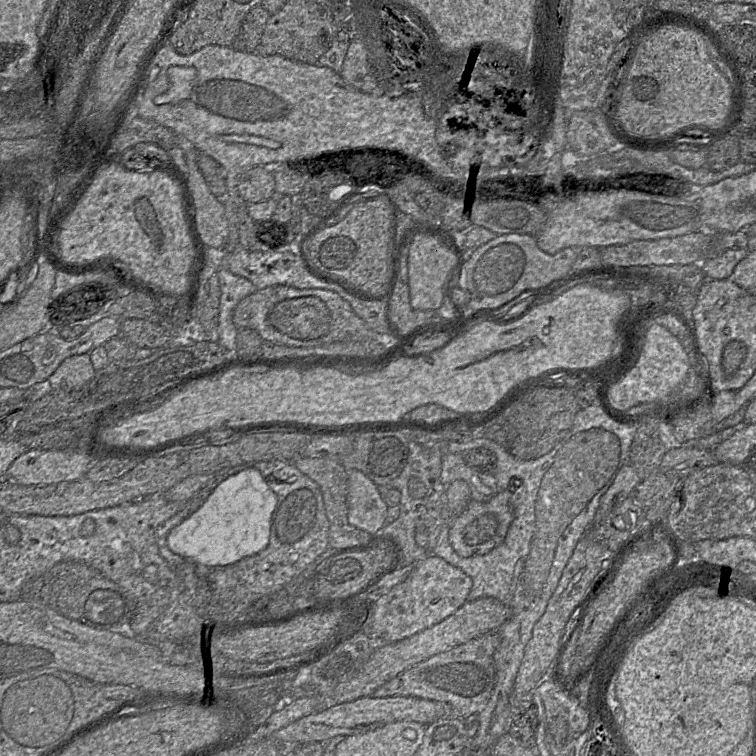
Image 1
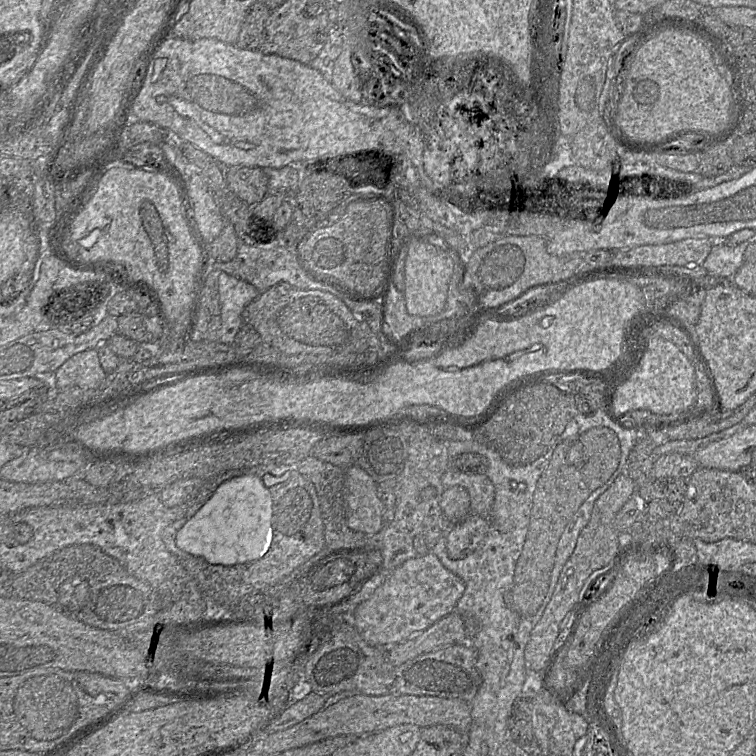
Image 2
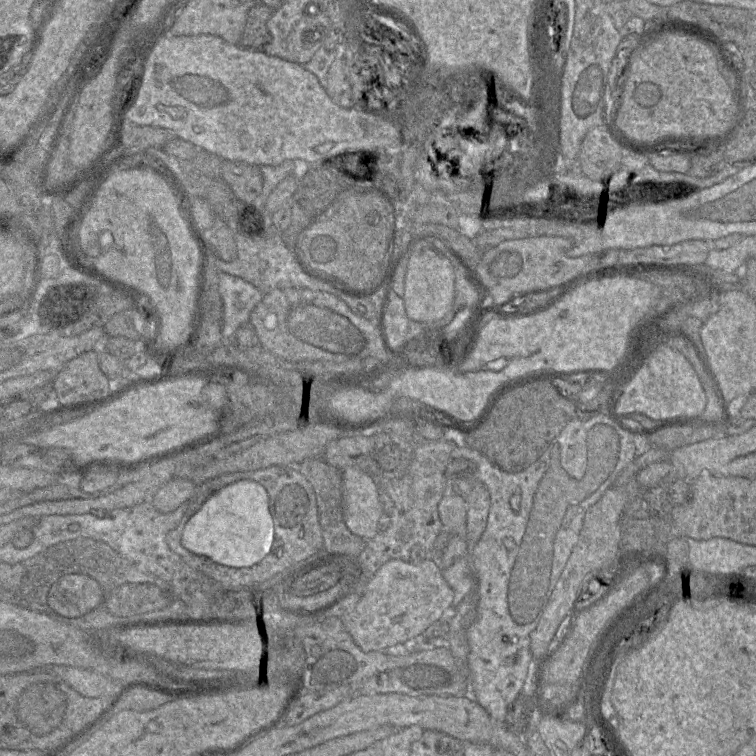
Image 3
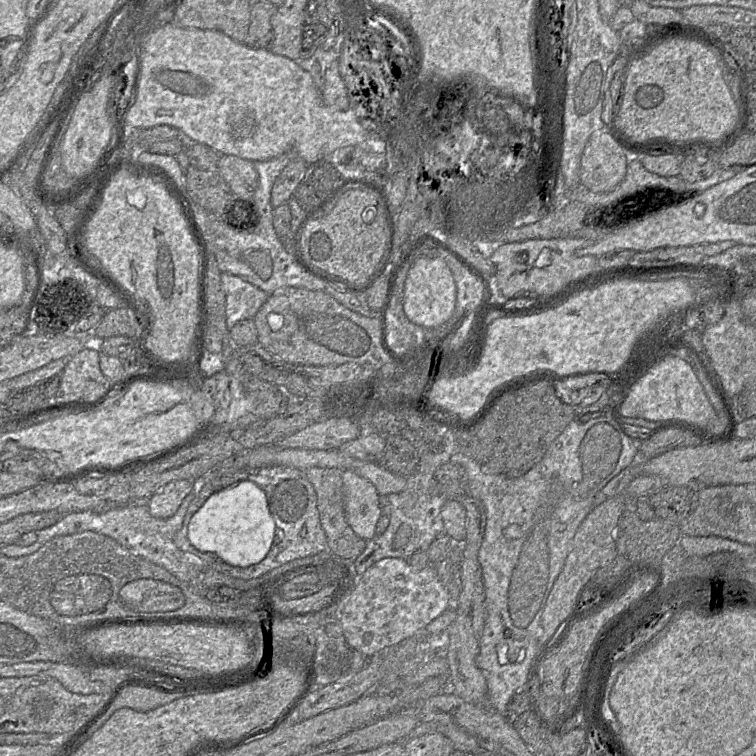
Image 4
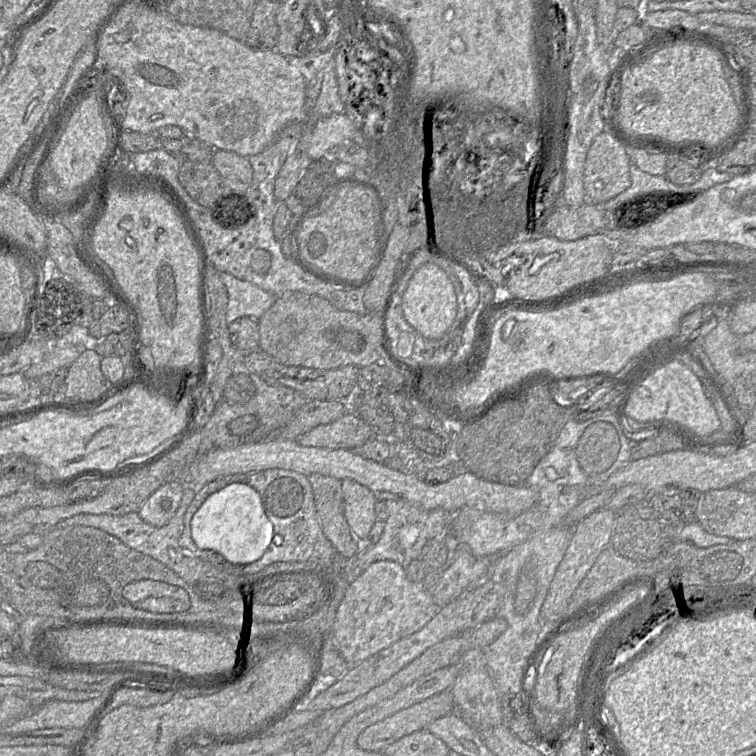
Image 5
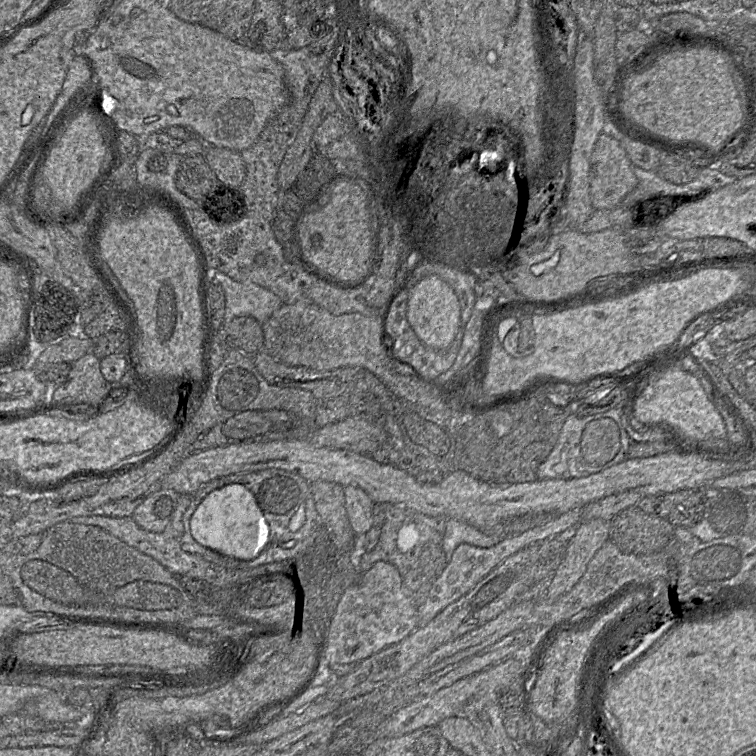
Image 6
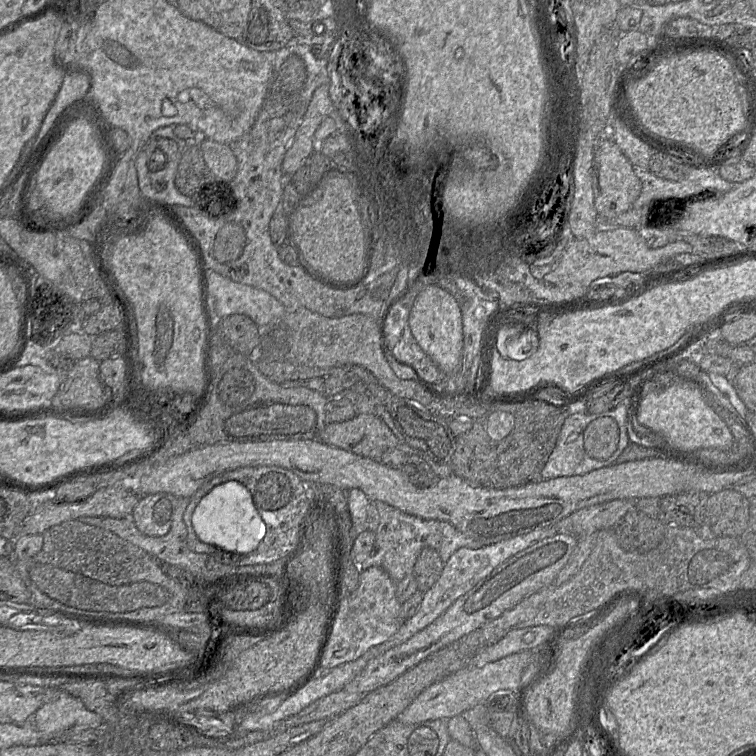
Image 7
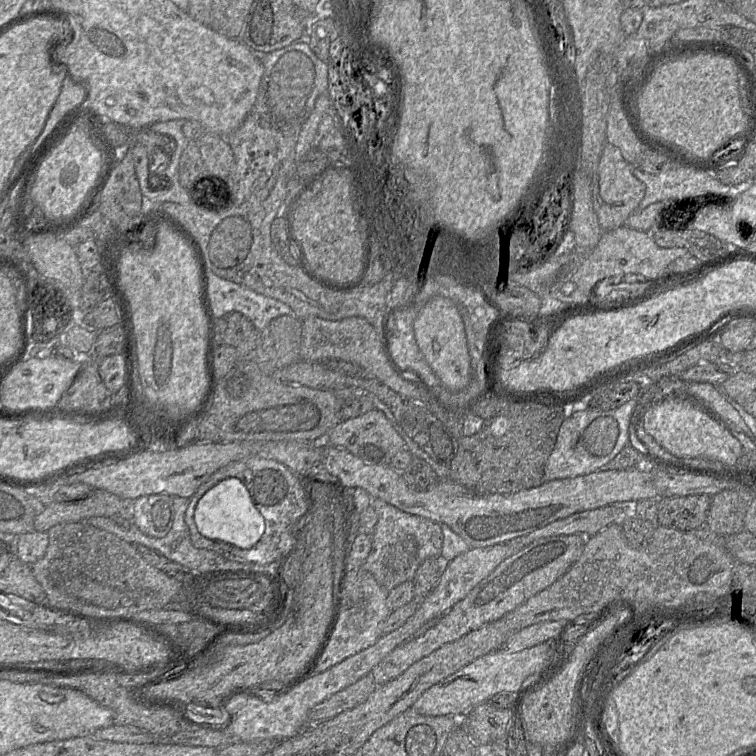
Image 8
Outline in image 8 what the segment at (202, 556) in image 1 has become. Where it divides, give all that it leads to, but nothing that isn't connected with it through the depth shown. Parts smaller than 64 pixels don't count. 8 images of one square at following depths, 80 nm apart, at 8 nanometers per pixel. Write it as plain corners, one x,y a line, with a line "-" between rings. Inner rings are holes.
226,478
209,489
198,501
194,521
199,533
211,540
220,540
241,549
253,547
265,531
265,520
254,505
252,496
238,478

